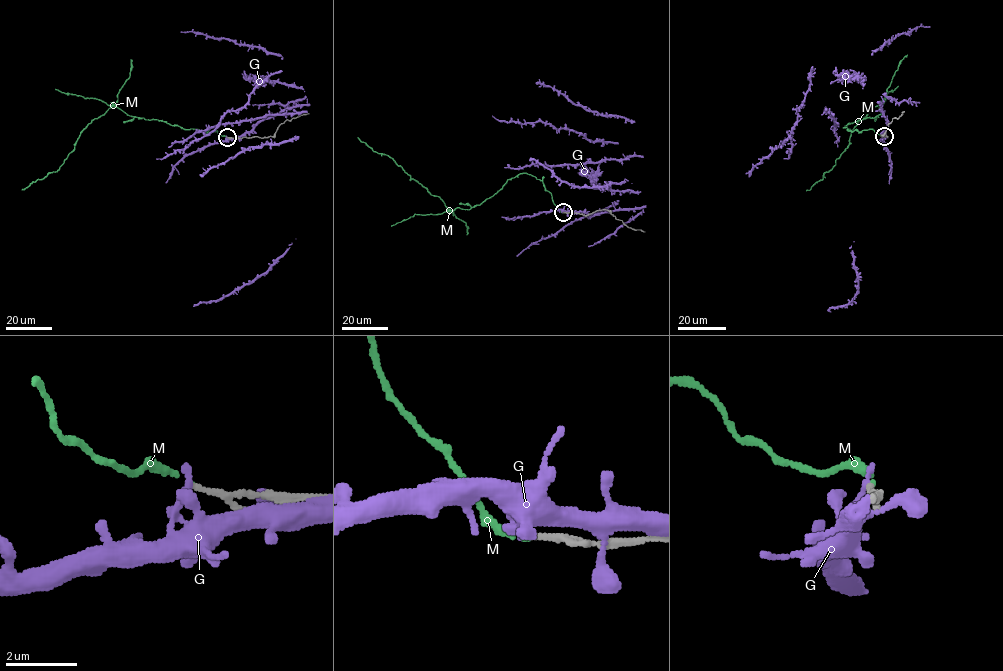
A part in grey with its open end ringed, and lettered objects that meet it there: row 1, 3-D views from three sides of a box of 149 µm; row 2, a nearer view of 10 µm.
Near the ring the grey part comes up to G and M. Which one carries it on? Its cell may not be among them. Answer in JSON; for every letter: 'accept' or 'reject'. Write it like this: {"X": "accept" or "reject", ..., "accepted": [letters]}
{"G": "reject", "M": "reject", "accepted": []}

